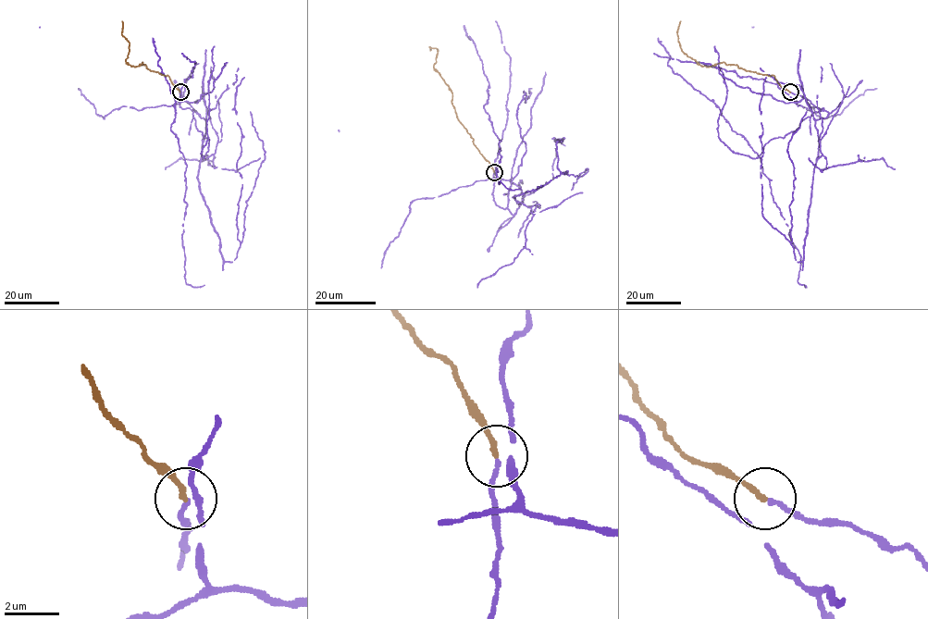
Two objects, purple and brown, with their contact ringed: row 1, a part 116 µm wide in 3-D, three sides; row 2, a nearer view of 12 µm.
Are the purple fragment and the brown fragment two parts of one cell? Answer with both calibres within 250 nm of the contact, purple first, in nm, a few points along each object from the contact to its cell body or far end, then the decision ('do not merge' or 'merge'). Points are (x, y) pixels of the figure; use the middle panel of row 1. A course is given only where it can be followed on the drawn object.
calibres 100 and 180 nm; course purple (494, 172), (493, 200), (513, 215), (522, 200), (514, 196), (561, 172), (578, 177), (587, 169), (571, 190); course brown (494, 171), (458, 118), (451, 91), (433, 68), (437, 49), (429, 47), (429, 50); merge

